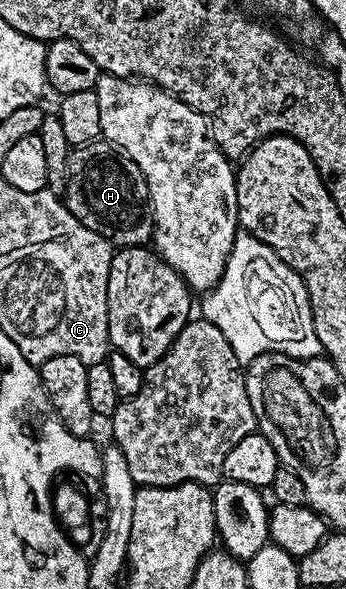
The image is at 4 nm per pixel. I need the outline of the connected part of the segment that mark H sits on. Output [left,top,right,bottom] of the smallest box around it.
[65,138,155,248]

